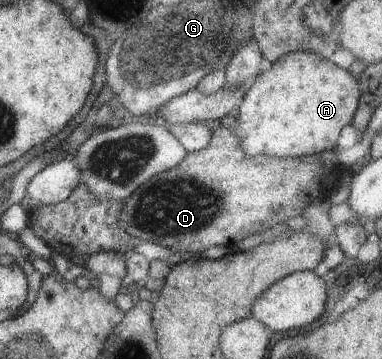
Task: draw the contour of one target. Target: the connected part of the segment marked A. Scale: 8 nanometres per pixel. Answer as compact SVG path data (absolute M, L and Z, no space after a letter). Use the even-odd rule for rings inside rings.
M296 50L284 54L271 64L270 70L258 73L249 84L238 106L236 126L242 130L242 140L240 140L242 151L250 157L265 155L282 159L332 152L340 130L353 120L358 98L358 84L348 70L338 67L314 52Z

